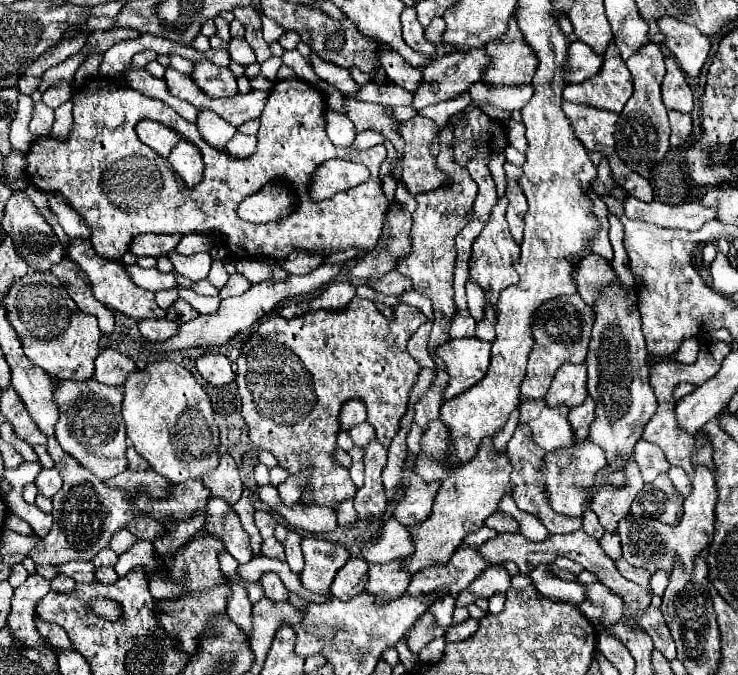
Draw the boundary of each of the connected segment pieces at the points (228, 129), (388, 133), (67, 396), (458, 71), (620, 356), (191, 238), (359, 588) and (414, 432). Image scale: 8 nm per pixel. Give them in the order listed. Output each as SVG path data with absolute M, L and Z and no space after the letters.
M209 110L199 112L197 128L199 128L199 134L205 138L205 142L219 150L225 150L225 144L237 132L229 122L225 122L221 116L217 116L215 112L209 112Z
M345 100L345 108L349 112L349 120L353 120L357 132L361 130L377 130L381 132L397 150L399 160L403 158L405 142L401 142L401 134L397 134L397 120L391 116L389 108L383 104L367 104L367 102L355 102Z
M95 378L85 382L61 380L55 390L55 404L59 406L59 422L55 438L61 448L71 454L81 466L89 468L97 478L109 480L127 470L125 458L125 422L121 418L123 390L105 386Z
M485 48L471 50L469 54L455 52L455 54L447 54L447 56L435 58L429 66L423 68L425 82L417 88L411 106L415 110L421 110L421 108L425 108L429 104L437 104L437 102L443 102L443 100L449 100L449 98L455 98L455 96L467 92L471 84L475 84L477 80L483 78L485 66L489 66L489 58L485 58Z
M617 282L603 288L595 304L597 320L587 352L587 392L595 400L595 420L591 424L589 440L605 450L607 466L619 470L623 456L631 456L635 444L641 440L643 428L655 414L657 398L649 386L647 346L641 332L641 316L627 300L625 288Z
M185 234L179 244L175 246L175 250L179 254L185 254L185 256L191 256L191 254L197 254L197 252L205 252L213 246L213 242L203 236L203 234Z
M351 558L335 576L329 592L335 598L349 600L365 590L368 581L369 563L361 558Z
M413 424L411 432L409 432L409 436L407 436L407 446L409 446L409 452L413 452L415 456L417 456L419 450L421 450L421 436L423 436L423 430L421 430L417 424Z

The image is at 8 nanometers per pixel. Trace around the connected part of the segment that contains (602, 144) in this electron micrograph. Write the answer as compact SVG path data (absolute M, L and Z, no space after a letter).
M563 100L563 110L571 118L571 126L575 130L577 140L589 152L601 152L603 156L613 154L615 150L615 122L619 114L609 110L593 110L593 106L581 106Z

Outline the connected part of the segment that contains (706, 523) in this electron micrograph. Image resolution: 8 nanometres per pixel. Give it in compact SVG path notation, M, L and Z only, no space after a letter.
M695 466L693 476L693 490L685 498L685 514L679 520L679 524L669 526L653 518L643 516L627 516L619 524L619 536L623 544L623 558L629 564L639 564L647 570L666 570L671 573L673 569L673 557L679 558L679 562L685 568L693 568L695 558L709 548L713 538L713 524L715 524L715 504L717 504L717 486L713 472L705 466Z

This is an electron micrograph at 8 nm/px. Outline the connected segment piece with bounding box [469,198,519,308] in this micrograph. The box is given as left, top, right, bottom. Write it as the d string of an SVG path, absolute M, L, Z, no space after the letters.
M501 198L491 212L491 220L483 228L483 232L477 236L477 240L473 242L473 254L471 254L471 262L469 262L469 280L479 284L483 288L483 292L489 294L491 308L495 308L499 292L505 286L517 282L517 272L515 272L513 264L519 258L519 246L513 242L513 238L509 234L509 226L505 220L505 208L507 208L507 200Z

